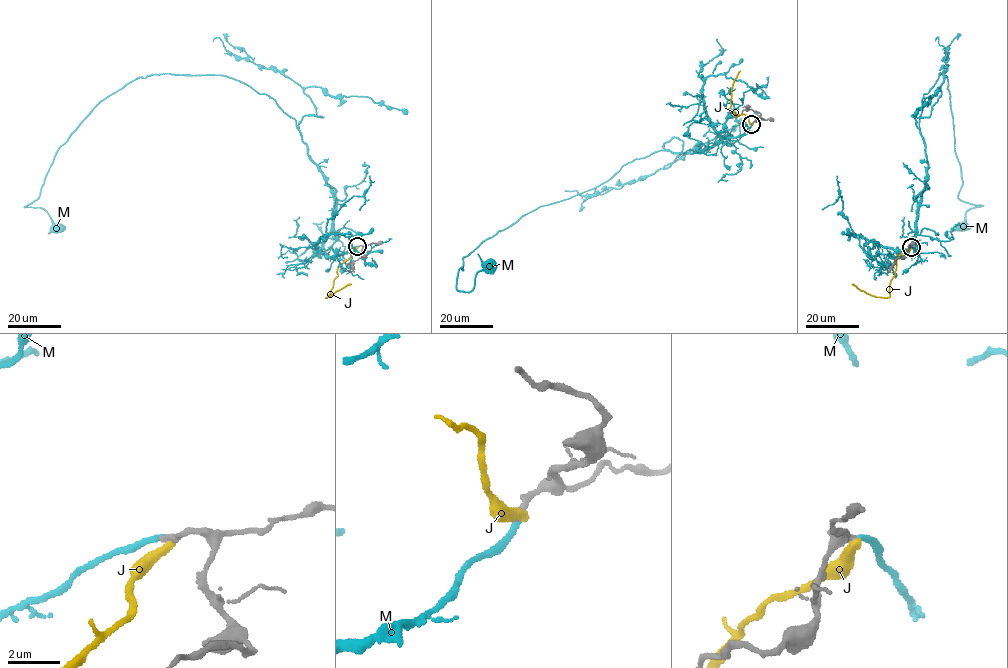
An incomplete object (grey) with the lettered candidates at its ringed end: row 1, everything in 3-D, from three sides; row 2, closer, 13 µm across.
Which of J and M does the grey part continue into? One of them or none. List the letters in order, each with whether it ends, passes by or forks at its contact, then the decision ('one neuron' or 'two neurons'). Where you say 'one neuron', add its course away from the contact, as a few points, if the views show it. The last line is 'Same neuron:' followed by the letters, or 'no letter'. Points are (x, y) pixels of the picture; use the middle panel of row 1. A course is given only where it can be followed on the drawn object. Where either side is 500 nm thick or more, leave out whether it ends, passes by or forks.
J: it ends there; two neurons
M: it ends there; one neuron; it runs (751, 125), (694, 153), (636, 158), (522, 215), (463, 257), (458, 290), (470, 291), (488, 263)
Same neuron: M

